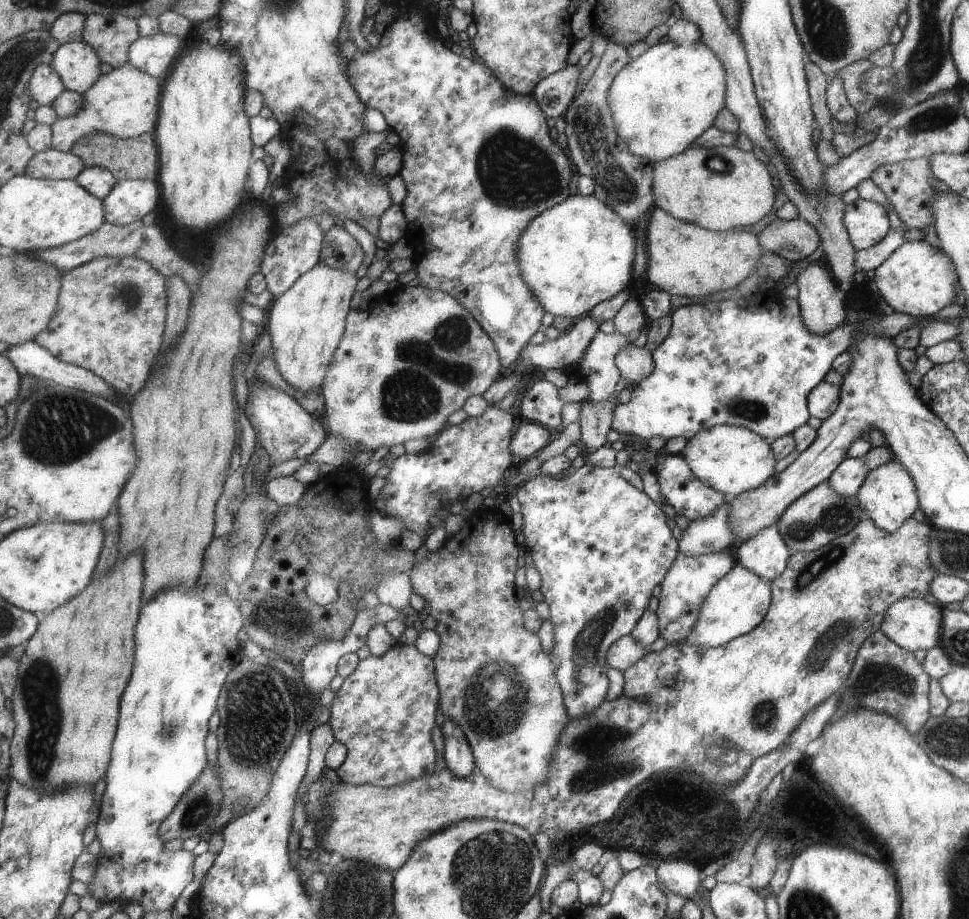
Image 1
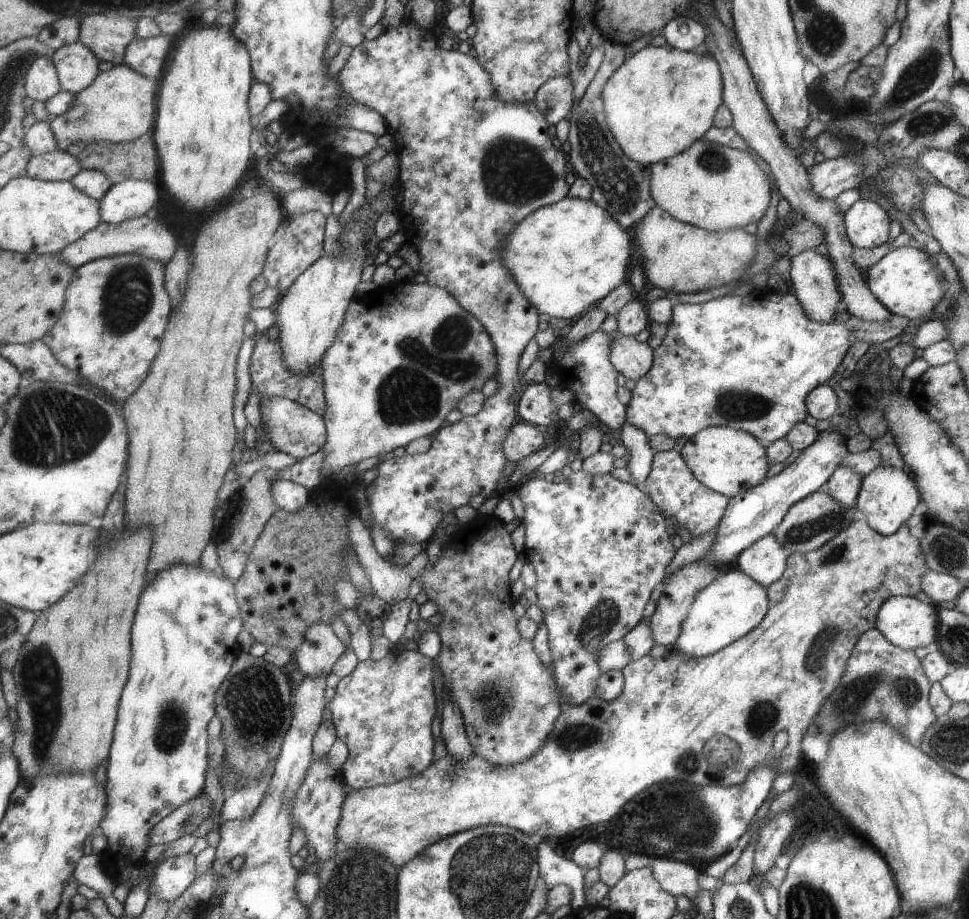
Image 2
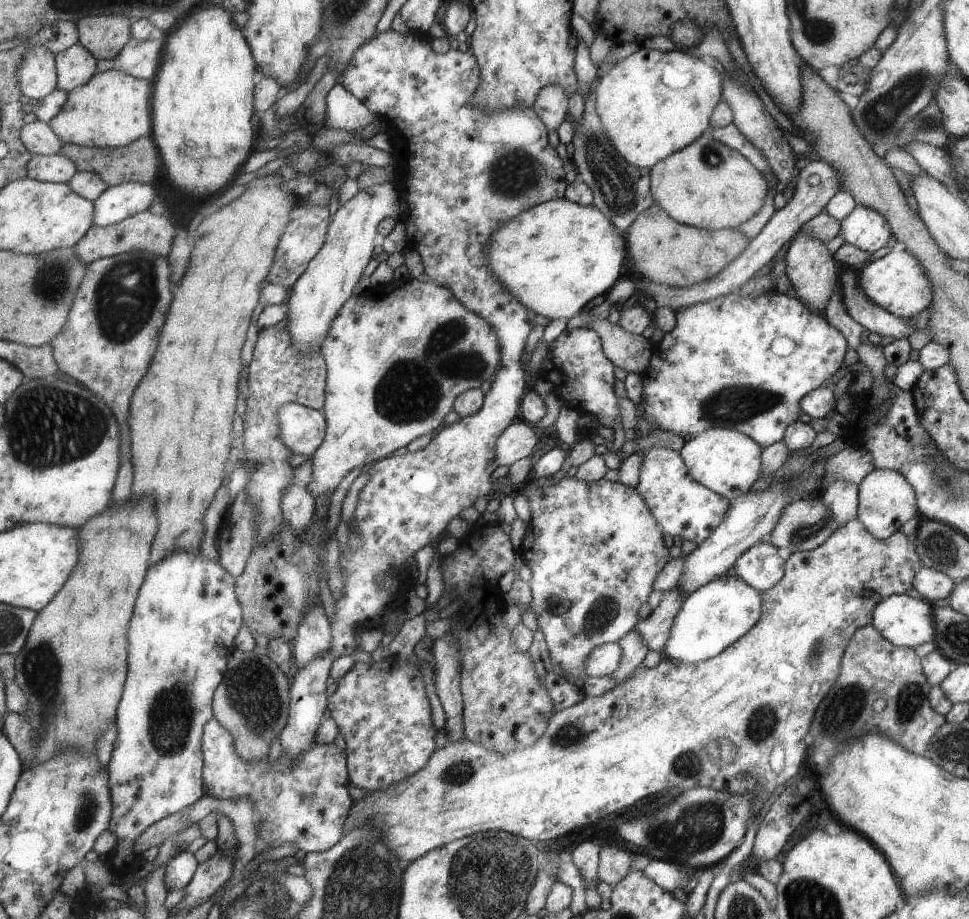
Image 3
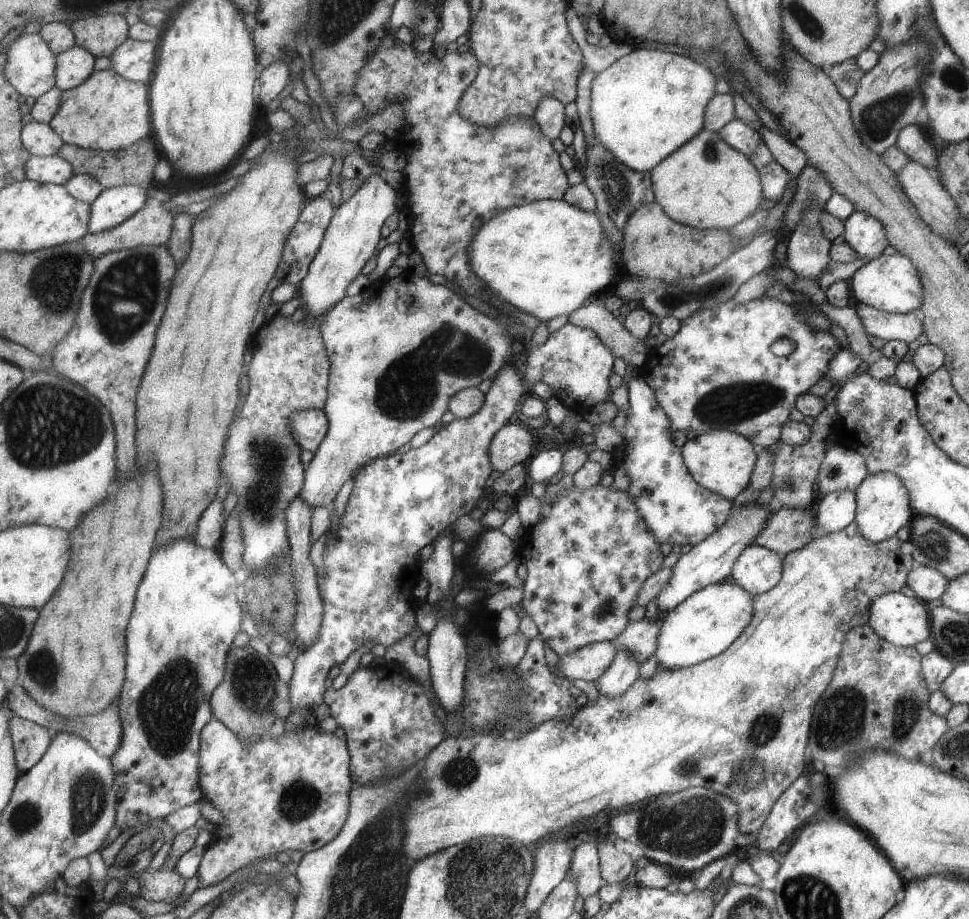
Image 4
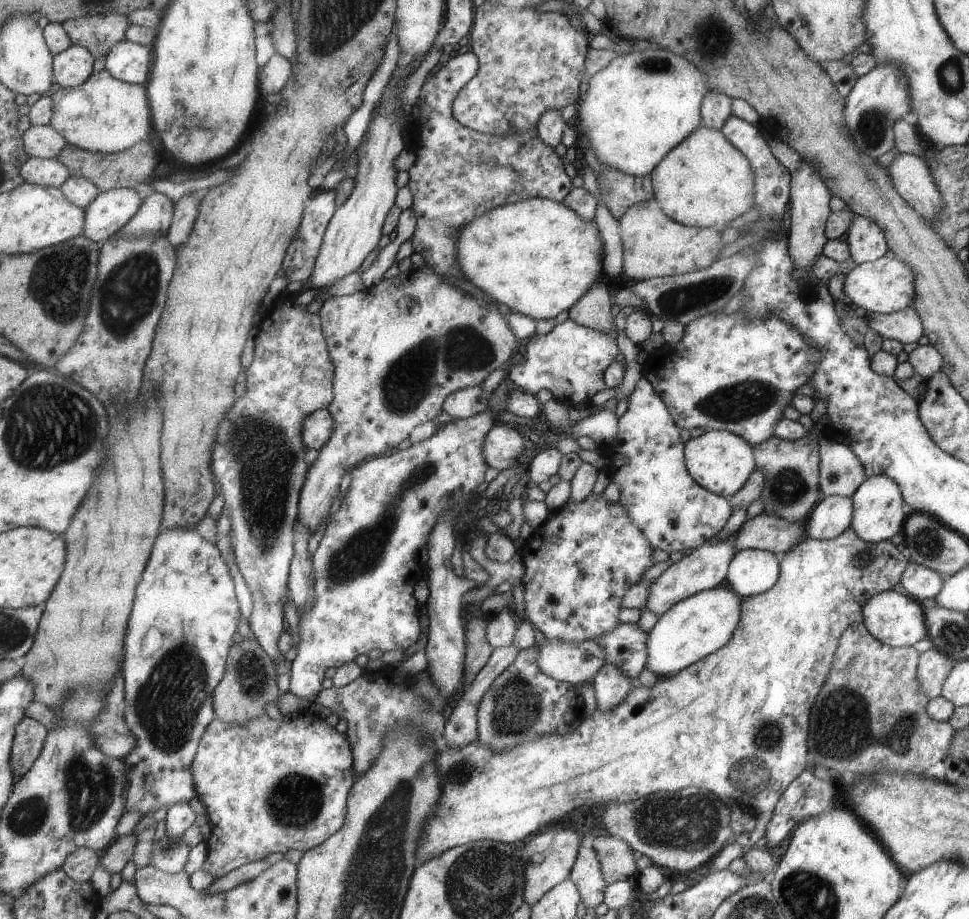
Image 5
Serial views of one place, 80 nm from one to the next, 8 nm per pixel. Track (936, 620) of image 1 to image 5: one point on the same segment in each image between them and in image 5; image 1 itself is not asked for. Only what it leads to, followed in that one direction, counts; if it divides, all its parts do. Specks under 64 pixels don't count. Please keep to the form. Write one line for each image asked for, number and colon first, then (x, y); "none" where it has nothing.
2: (906, 622)
3: (905, 621)
4: (901, 620)
5: (896, 620)

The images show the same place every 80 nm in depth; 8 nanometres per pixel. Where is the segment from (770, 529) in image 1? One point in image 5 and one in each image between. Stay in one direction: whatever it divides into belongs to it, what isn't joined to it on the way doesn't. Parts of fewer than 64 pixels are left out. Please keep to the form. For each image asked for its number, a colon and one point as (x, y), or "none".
2: (764, 560)
3: (760, 566)
4: (757, 569)
5: (752, 571)

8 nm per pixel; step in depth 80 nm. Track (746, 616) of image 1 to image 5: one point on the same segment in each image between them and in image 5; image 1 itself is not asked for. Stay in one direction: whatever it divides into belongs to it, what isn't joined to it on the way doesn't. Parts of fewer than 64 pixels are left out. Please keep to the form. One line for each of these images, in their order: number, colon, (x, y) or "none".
2: (731, 605)
3: (712, 617)
4: (707, 622)
5: (702, 623)

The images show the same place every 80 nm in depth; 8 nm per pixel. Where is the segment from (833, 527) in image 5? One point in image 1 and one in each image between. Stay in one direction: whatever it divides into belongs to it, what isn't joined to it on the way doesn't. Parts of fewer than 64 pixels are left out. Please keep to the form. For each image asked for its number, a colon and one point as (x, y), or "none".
1: (846, 478)
2: (843, 485)
3: (841, 497)
4: (836, 509)

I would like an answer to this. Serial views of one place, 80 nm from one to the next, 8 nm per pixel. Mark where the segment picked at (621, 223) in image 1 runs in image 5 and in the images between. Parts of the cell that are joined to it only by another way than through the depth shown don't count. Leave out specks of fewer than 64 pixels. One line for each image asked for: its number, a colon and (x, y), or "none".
2: (565, 256)
3: (556, 256)
4: (545, 257)
5: (536, 256)

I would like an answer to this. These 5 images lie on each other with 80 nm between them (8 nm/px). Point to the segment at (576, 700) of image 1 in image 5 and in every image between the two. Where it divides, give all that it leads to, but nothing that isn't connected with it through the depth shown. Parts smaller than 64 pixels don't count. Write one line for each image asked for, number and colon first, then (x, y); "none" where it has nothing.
2: (598, 546)
3: (594, 549)
4: (587, 555)
5: (582, 559)

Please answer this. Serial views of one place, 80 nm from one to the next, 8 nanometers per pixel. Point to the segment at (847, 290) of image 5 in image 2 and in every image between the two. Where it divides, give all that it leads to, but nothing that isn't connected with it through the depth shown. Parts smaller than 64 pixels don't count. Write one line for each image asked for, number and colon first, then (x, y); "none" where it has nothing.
2: (906, 280)
3: (897, 282)
4: (891, 283)

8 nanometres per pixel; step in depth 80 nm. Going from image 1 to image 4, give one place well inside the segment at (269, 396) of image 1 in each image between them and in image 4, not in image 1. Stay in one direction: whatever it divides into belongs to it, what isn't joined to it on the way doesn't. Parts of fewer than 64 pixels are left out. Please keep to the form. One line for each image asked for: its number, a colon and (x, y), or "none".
2: (294, 429)
3: (303, 429)
4: (309, 427)

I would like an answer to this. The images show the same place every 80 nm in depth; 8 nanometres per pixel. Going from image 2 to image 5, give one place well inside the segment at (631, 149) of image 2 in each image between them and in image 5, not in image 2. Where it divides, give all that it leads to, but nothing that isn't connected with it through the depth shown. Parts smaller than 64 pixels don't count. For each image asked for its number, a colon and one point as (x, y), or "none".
3: (652, 103)
4: (644, 106)
5: (639, 107)

